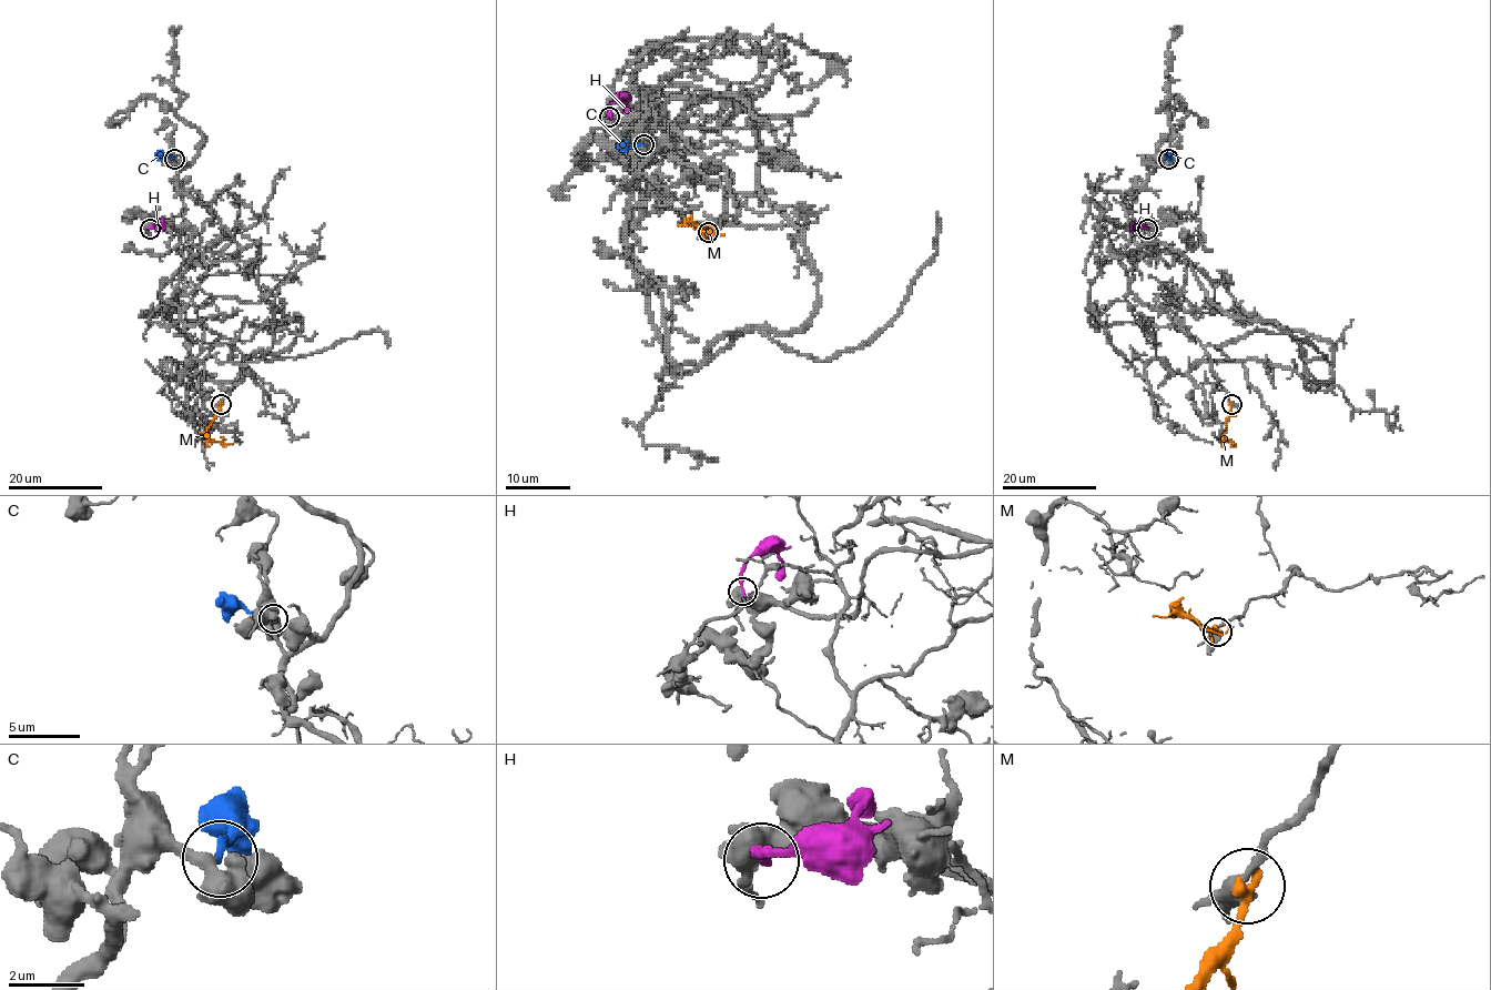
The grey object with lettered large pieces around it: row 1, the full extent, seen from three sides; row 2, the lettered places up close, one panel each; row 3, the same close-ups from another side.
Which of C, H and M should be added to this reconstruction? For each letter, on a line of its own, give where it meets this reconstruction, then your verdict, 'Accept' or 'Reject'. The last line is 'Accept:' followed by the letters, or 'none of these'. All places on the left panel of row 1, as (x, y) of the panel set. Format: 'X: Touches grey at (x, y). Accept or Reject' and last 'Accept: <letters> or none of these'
C: Touches grey at (174, 159). Accept
H: Touches grey at (150, 229). Reject
M: Touches grey at (221, 404). Reject
Accept: C

